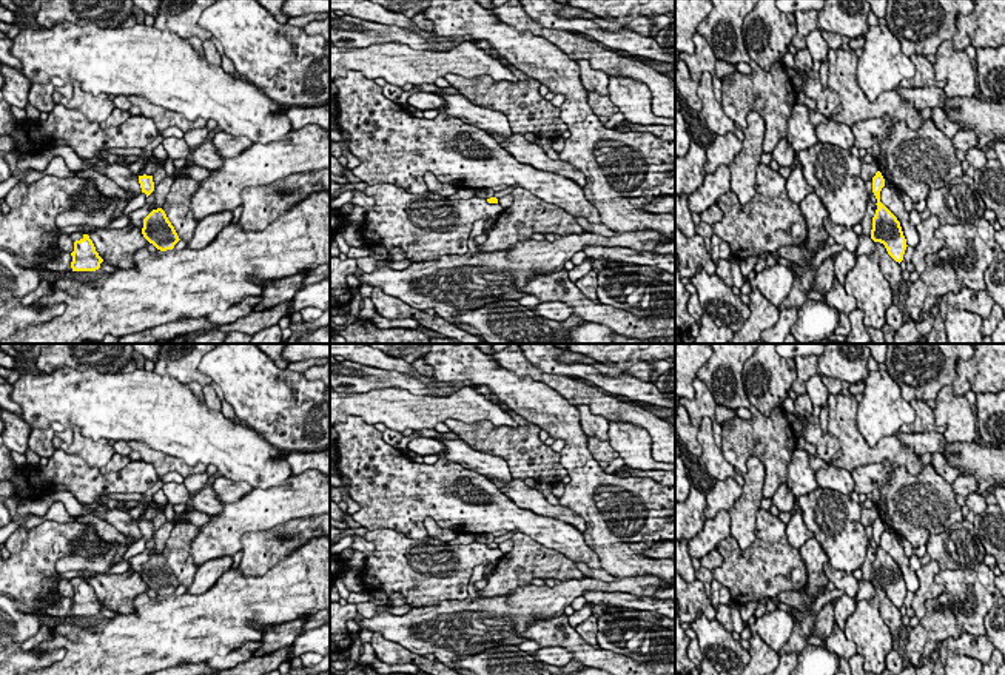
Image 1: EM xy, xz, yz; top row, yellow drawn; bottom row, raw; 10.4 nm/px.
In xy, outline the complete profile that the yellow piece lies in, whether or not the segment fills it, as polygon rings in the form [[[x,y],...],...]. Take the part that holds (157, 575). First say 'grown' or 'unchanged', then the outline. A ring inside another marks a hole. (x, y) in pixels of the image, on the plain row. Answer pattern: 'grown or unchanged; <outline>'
unchanged; [[[162,553],[153,555],[143,564],[142,579],[160,596],[173,595],[180,586]]]

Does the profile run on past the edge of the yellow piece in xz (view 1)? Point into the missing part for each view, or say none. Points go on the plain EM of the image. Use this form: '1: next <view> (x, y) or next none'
1: next none

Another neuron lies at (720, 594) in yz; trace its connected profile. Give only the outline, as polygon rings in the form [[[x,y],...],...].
[[[712,579],[711,583],[711,603],[717,609],[720,604],[731,604],[731,592],[726,586],[718,583],[717,579]]]

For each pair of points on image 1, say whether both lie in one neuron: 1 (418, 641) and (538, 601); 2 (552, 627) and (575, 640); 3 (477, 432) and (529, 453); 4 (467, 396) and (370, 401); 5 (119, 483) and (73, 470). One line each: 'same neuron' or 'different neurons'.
1: same neuron
2: same neuron
3: same neuron
4: same neuron
5: same neuron

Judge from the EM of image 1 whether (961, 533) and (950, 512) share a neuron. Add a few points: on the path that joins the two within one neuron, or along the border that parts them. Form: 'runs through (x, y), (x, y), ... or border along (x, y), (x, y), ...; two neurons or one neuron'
border along (964, 518), (947, 530), (933, 533), (927, 543); two neurons

